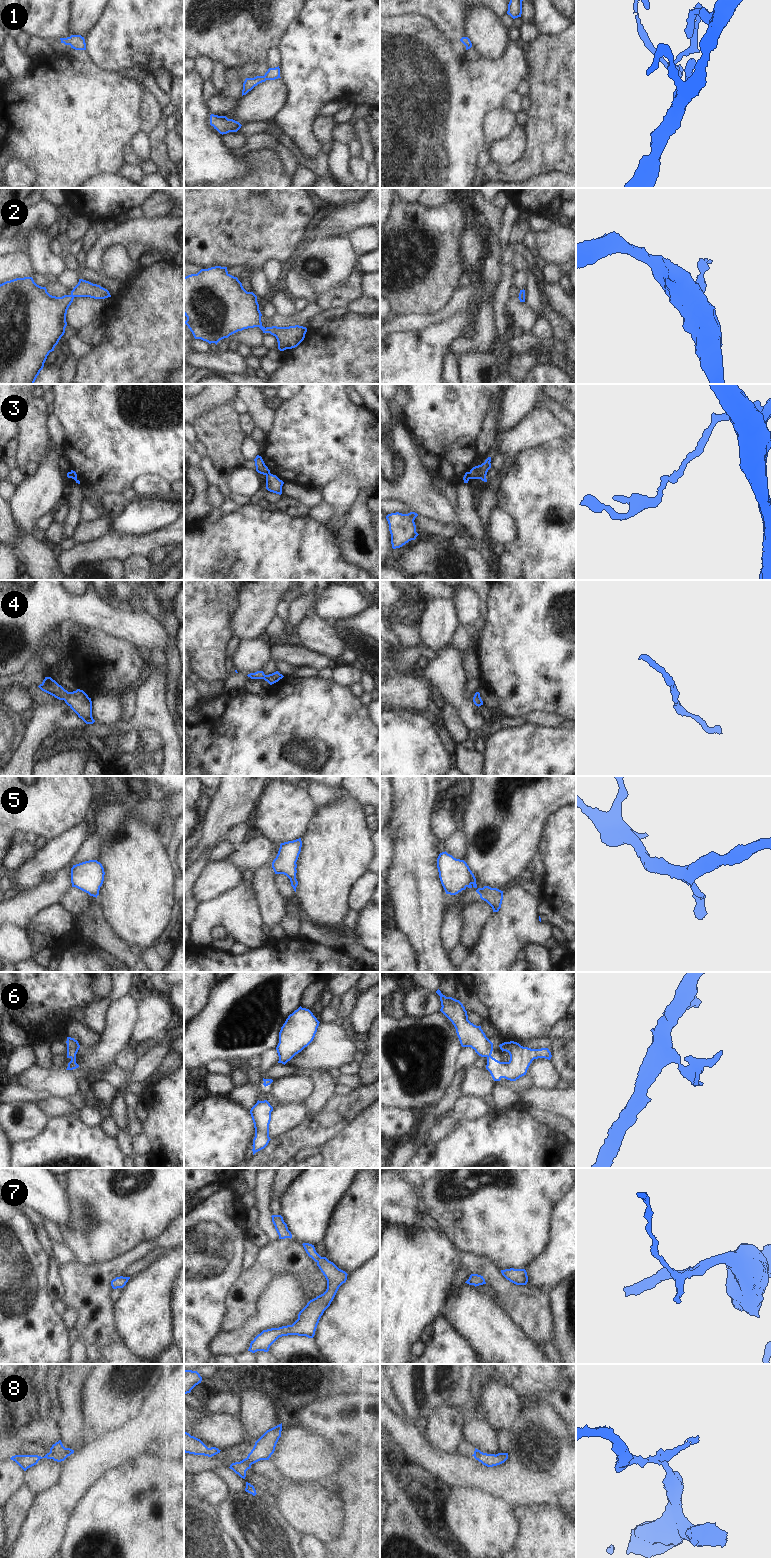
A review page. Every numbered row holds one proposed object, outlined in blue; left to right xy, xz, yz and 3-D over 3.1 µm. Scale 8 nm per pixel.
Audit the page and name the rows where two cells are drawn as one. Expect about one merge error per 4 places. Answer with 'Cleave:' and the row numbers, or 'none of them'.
Cleave: 3, 8.

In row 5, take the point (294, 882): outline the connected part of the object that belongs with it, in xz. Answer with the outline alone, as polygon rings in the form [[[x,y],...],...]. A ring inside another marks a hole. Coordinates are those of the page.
[[[301,838],[280,844],[276,858],[272,862],[272,868],[275,874],[286,875],[291,882],[291,886],[296,892],[298,881],[296,879],[297,860],[301,852]]]

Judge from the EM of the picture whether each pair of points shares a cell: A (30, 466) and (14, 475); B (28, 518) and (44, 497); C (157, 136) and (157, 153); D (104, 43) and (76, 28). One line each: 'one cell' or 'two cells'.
A: two cells
B: one cell
C: one cell
D: two cells

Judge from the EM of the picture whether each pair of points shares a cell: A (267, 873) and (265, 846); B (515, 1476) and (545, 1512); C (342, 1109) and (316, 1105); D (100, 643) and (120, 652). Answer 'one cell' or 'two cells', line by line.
A: two cells
B: two cells
C: two cells
D: one cell

